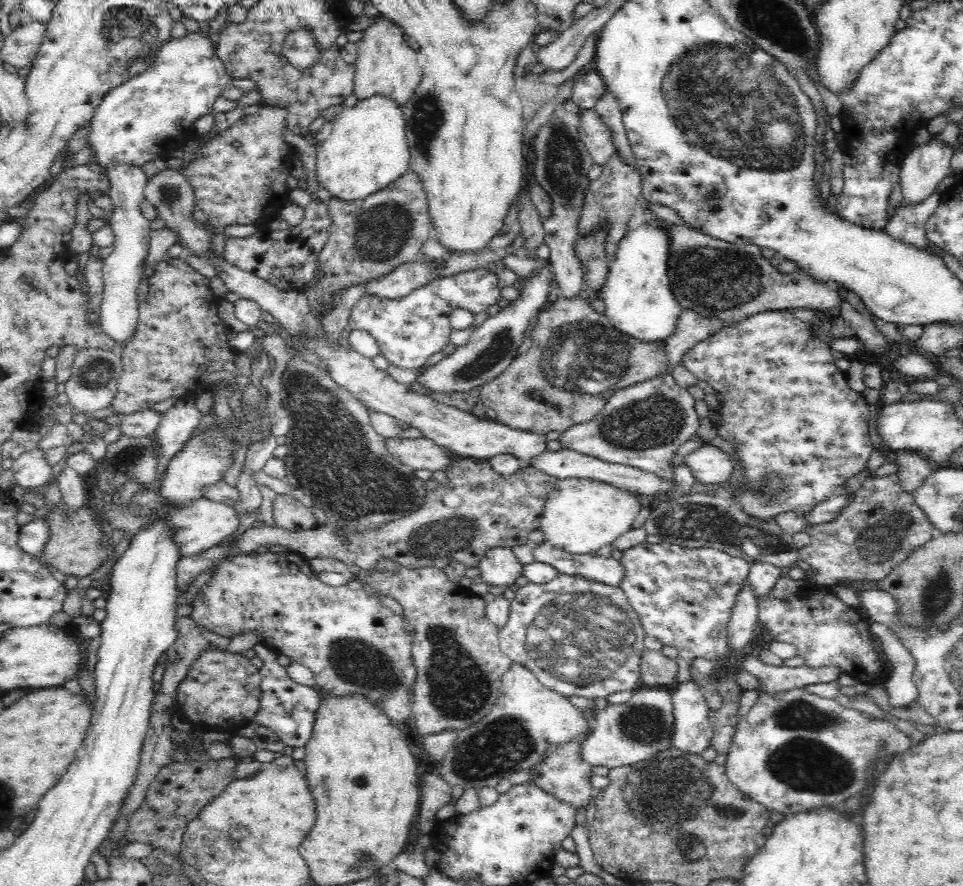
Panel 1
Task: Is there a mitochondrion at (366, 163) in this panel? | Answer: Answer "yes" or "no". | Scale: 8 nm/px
no

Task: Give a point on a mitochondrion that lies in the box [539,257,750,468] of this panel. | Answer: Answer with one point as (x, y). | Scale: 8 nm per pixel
(656, 419)

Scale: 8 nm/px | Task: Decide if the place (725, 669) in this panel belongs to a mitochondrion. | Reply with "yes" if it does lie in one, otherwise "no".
no

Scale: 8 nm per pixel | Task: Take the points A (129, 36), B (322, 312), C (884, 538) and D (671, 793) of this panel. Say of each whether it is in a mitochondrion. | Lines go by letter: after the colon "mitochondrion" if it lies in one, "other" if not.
A: mitochondrion
B: other
C: mitochondrion
D: mitochondrion

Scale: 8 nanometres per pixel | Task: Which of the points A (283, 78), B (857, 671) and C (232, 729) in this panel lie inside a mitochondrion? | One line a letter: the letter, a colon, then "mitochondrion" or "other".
A: mitochondrion
B: other
C: other

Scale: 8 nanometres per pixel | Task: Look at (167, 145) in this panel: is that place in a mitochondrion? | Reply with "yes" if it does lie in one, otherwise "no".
no

